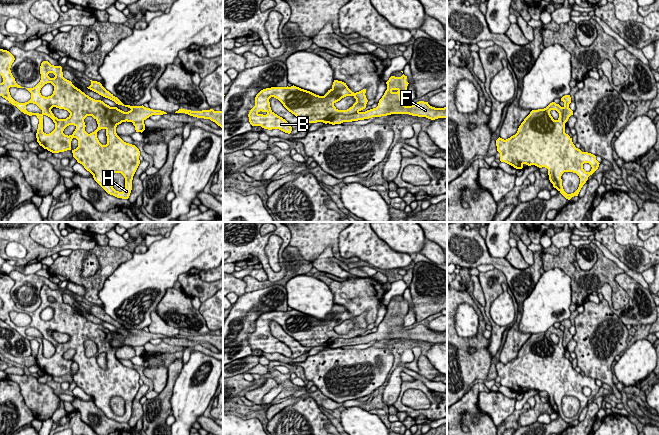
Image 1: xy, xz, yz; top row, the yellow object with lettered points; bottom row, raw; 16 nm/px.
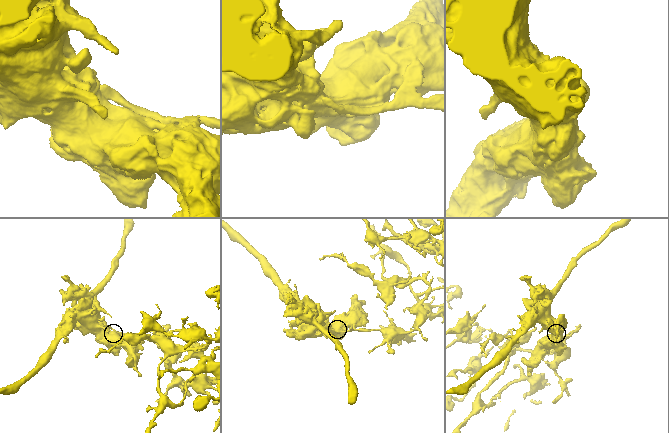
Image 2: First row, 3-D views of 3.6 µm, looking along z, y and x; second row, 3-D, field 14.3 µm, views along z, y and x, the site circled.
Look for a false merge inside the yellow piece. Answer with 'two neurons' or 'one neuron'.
two neurons

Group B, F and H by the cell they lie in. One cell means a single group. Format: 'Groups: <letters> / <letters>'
Groups: B H / F

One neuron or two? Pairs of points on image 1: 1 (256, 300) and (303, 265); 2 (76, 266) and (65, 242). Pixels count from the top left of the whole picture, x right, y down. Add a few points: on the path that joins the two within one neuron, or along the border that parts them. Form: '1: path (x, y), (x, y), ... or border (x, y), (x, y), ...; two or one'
1: border (284, 286), (270, 285), (254, 291); two
2: border (75, 249), (83, 249), (87, 253), (81, 272); two

